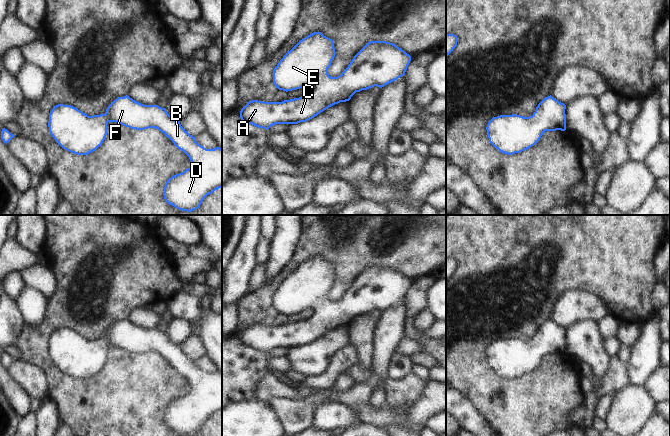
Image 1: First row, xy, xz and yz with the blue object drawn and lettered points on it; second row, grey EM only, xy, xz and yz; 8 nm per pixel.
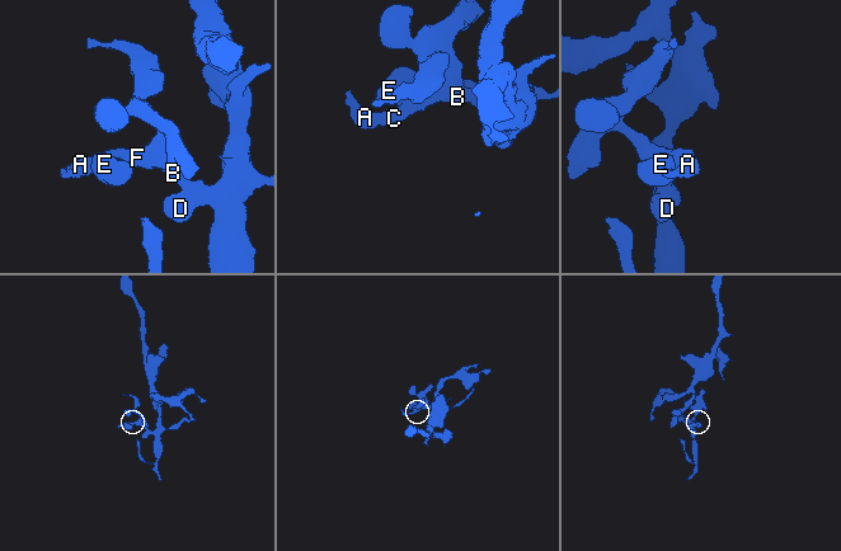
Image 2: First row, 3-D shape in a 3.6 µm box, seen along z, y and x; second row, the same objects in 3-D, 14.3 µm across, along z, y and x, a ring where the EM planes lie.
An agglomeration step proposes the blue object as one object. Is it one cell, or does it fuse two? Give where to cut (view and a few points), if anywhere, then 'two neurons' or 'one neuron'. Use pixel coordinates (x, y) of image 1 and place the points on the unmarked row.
no cut; one neuron

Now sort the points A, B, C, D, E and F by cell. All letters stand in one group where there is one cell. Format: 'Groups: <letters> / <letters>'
Groups: A B C D E F.

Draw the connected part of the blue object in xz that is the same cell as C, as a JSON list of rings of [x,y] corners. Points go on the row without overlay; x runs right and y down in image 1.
[[[314,256],[300,264],[273,294],[273,307],[283,315],[310,310],[312,315],[282,326],[252,324],[240,335],[243,346],[268,354],[275,348],[306,346],[362,314],[384,311],[405,299],[411,280],[393,267],[368,266],[337,301],[328,298],[335,281],[333,264]]]

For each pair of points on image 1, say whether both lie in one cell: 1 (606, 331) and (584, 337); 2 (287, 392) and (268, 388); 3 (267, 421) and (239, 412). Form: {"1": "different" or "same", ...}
{"1": "different", "2": "same", "3": "same"}

